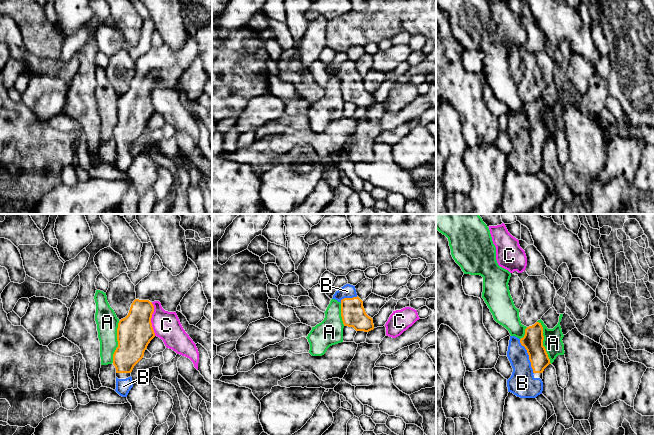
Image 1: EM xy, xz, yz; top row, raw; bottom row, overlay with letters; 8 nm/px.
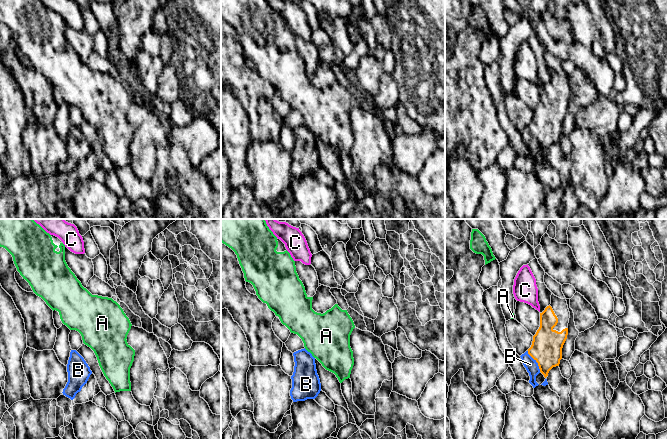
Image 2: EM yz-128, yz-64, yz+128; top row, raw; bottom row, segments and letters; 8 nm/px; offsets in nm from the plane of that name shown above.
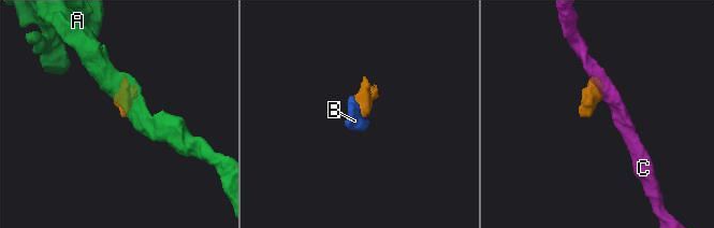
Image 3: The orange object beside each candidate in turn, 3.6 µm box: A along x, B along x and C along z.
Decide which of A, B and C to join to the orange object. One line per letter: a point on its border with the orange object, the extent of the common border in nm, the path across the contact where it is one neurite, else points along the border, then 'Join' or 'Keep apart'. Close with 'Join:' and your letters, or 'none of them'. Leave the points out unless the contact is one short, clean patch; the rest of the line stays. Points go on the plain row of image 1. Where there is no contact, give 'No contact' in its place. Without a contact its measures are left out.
A: Touches orange at yz (542, 118). Shared border 360 nm. Boundary: yz (537, 97), (542, 103), (543, 122), (551, 139). Keep apart
B: Touches orange at yz (529, 132). Shared border 300 nm. Path across: yz (533, 115), (529, 132), (525, 136), (522, 159). Join
C: Touches orange at xy (150, 95). Shared border 280 nm. Boundary: xy (151, 78), (153, 82), (151, 102), (155, 111). Keep apart
Join: B

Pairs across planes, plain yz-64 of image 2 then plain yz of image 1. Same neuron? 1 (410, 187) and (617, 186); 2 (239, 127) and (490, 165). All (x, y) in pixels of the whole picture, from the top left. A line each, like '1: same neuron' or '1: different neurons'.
1: same neuron
2: different neurons

